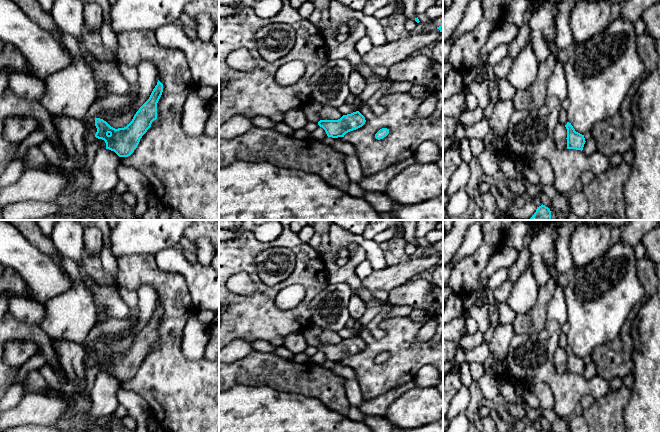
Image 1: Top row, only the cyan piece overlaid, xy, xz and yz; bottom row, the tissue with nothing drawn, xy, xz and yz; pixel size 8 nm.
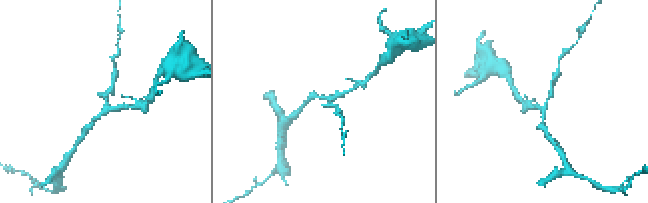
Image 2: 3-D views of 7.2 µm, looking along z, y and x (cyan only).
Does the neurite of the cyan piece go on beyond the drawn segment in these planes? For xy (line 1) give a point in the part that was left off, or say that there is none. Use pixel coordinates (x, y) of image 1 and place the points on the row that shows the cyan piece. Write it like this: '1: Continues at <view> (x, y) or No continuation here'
1: No continuation here

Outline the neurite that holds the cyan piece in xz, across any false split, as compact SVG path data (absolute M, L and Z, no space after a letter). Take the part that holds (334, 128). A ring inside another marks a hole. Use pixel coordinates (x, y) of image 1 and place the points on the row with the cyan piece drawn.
M359 112L343 115L338 120L320 120L318 125L322 127L328 137L338 138L350 131L356 130L365 124L365 117Z

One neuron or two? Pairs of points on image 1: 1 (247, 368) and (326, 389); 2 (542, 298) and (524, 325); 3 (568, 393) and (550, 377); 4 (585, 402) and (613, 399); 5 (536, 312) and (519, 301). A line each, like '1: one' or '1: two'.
1: one
2: one
3: one
4: two
5: two

